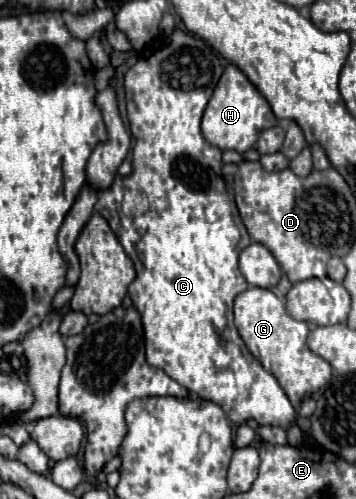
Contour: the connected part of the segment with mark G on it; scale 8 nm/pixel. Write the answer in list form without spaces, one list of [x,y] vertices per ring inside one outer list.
[[[248,287],[234,301],[234,325],[246,343],[248,351],[262,363],[262,367],[276,377],[290,403],[298,409],[304,397],[327,385],[332,377],[328,361],[306,347],[308,323],[296,321],[286,313],[286,305],[270,289]]]

